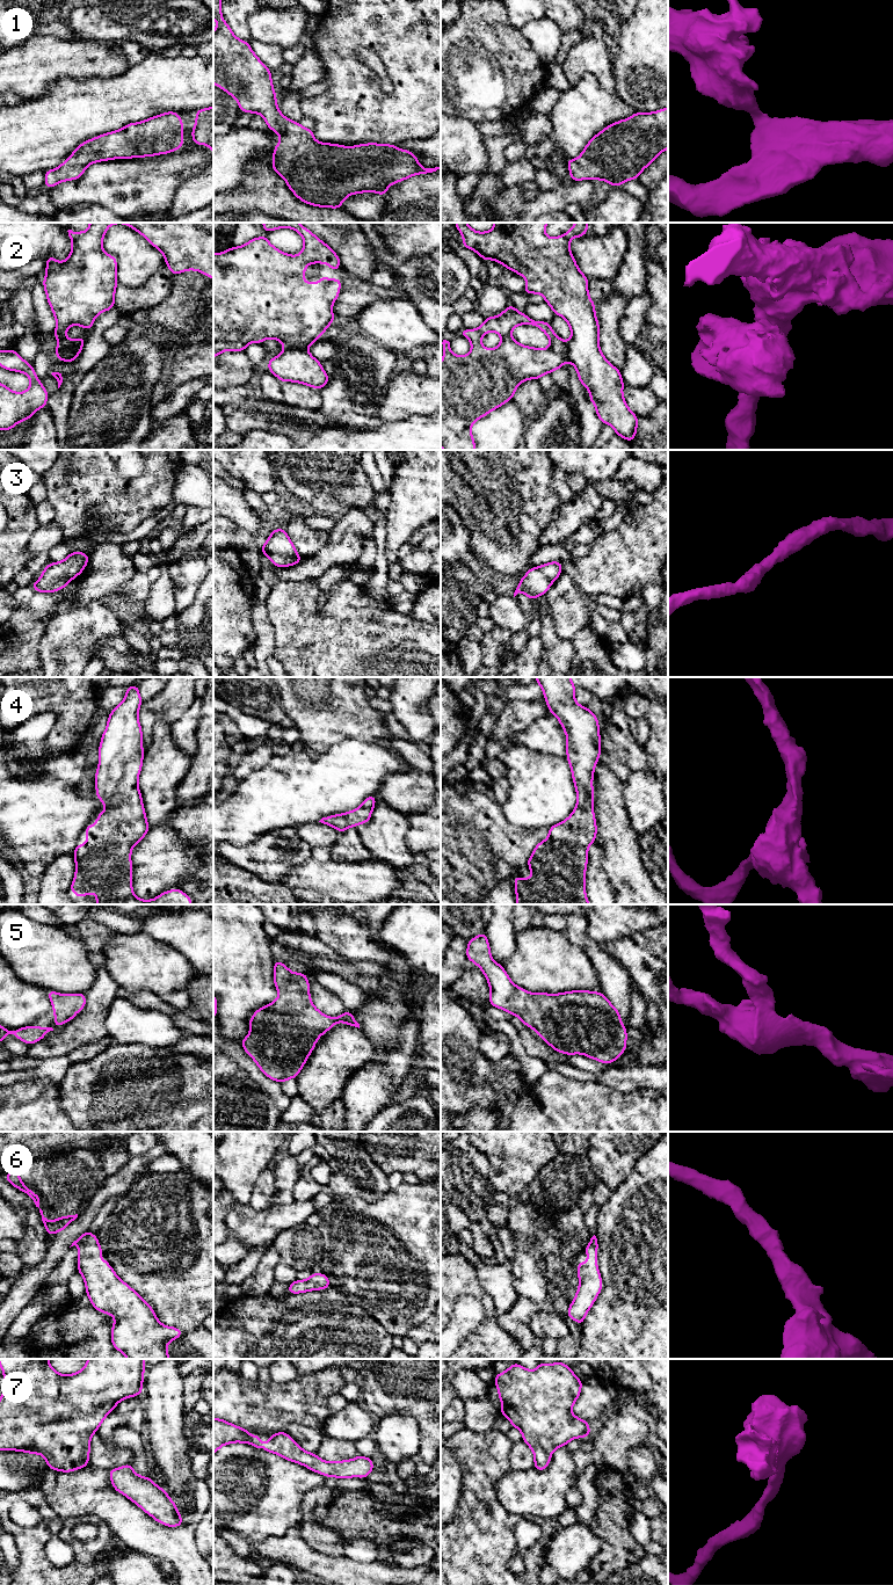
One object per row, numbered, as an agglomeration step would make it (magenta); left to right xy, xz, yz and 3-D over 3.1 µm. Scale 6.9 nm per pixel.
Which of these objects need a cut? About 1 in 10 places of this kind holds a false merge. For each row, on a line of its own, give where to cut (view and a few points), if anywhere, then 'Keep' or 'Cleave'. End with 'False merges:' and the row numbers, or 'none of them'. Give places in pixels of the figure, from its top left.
1: No split. Keep
2: Split along xz (285, 346), (305, 349). Cleave
3: No split. Keep
4: No split. Keep
5: No split. Keep
6: No split. Keep
7: No split. Keep
False merges: 2

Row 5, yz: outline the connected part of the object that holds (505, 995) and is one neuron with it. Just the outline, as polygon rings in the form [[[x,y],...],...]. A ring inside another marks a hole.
[[[485,931],[467,940],[466,959],[474,962],[487,979],[491,989],[488,1004],[518,1017],[556,1052],[566,1055],[583,1054],[604,1064],[611,1064],[626,1050],[627,1032],[622,1024],[620,1012],[603,993],[573,990],[531,994],[517,987],[504,968],[492,959]]]

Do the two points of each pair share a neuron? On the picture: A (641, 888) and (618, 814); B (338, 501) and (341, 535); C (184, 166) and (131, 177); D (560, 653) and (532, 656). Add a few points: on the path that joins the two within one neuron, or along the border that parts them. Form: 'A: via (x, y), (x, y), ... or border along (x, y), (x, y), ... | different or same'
A: via (625, 870), (622, 862), (618, 833) | same
B: border along (347, 509), (362, 508), (370, 511) | different
C: via (172, 169), (158, 177), (144, 177) | same
D: border along (538, 635), (542, 642), (542, 660), (539, 664) | different

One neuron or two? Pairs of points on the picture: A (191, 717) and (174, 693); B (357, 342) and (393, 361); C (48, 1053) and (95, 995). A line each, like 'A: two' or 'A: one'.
A: two
B: one
C: one

